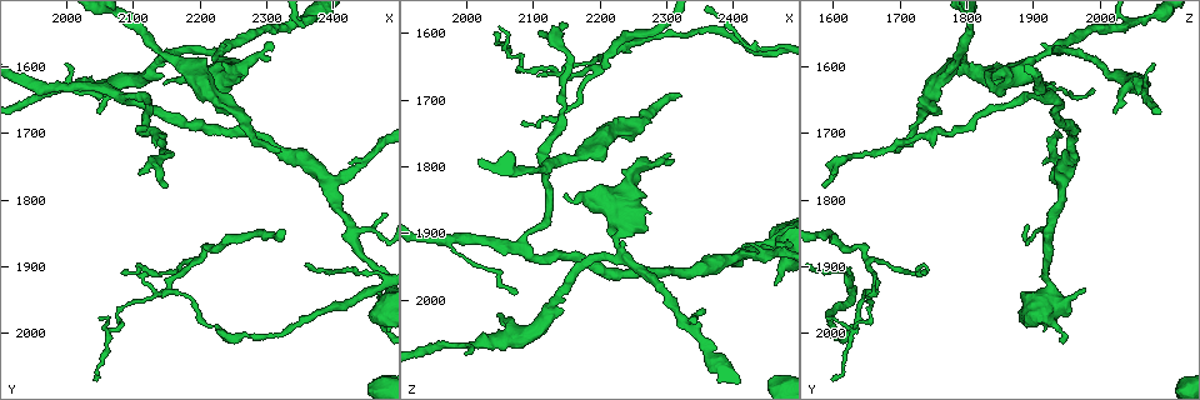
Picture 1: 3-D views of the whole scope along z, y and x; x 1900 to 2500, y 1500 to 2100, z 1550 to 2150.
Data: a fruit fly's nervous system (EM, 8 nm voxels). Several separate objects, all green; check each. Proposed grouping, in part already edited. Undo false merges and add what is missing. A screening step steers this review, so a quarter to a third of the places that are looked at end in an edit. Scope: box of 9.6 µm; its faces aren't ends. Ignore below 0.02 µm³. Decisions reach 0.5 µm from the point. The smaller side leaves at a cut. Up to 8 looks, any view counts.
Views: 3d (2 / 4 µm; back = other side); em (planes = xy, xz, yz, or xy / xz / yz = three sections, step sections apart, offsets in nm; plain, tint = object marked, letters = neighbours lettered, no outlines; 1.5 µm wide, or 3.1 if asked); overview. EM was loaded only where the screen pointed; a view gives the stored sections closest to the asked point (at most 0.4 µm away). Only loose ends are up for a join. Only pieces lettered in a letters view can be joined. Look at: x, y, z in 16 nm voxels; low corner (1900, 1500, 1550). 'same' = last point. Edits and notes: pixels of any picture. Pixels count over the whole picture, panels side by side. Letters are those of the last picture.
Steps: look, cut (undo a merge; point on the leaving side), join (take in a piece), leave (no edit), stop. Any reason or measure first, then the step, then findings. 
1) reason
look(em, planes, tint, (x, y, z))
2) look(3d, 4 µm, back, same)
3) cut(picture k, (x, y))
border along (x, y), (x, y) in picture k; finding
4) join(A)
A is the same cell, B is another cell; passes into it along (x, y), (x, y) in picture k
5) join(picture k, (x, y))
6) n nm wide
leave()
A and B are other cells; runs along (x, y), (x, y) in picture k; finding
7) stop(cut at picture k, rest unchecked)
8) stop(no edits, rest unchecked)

an open end
look(em, planes, tint, (2055, 1670, 2020))

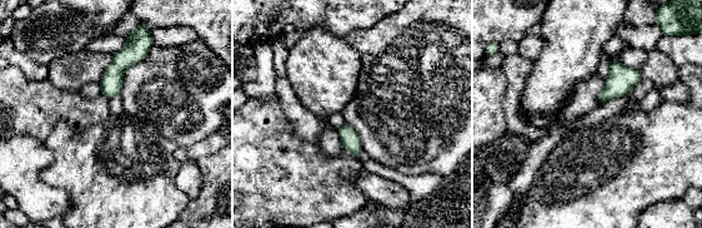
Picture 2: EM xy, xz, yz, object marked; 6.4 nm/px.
look(em, planes, letters, same)

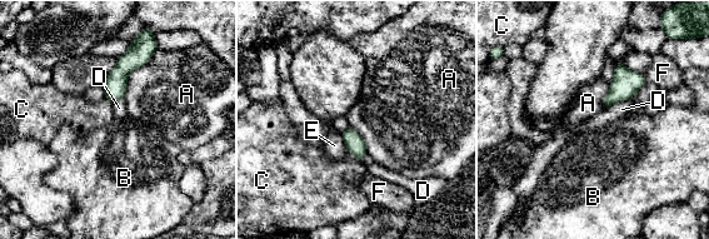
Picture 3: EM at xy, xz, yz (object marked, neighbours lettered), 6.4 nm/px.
leave()
A, B, C, D, E and F are other cells; border along (629, 98), (605, 108) in picture 3; none of them fits

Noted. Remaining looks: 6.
narrows sharply
look(em, xy, step 8, tint, (2275, 1685, 1720))

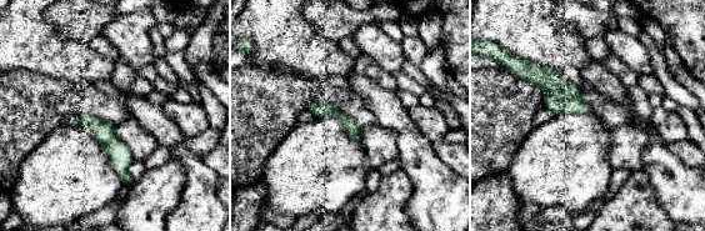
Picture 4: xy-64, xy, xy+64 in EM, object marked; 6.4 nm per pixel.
cut it another way
look(em, planes, tint, same)

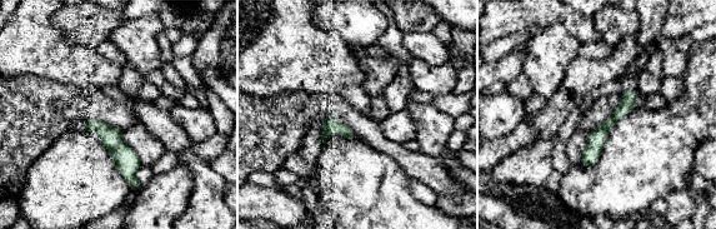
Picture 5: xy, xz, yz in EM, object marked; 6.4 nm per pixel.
look(em, planes, letters, same)

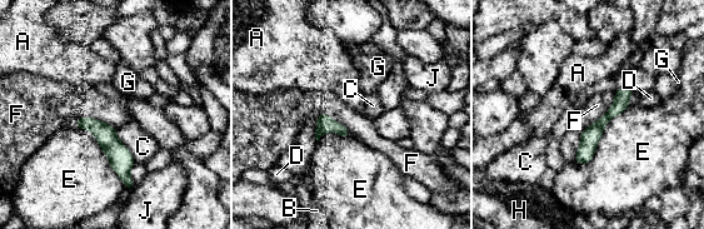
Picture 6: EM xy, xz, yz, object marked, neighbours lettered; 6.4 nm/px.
90 nm wide
leave()
A, B, C, D, E, F, G, H and J are other cells; runs along (628, 90), (589, 138), (580, 160) in picture 6; all the same cell

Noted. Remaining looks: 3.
arms part here
look(3d, 2 µm, (2235, 1575, 1930))

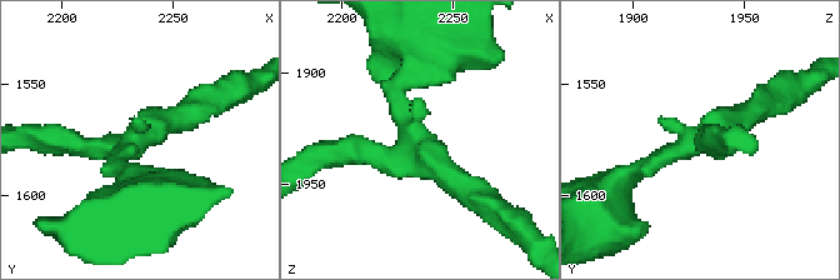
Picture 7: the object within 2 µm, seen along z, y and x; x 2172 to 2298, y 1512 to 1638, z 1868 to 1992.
look(em, planes, letters, (2232, 1577, 1932))

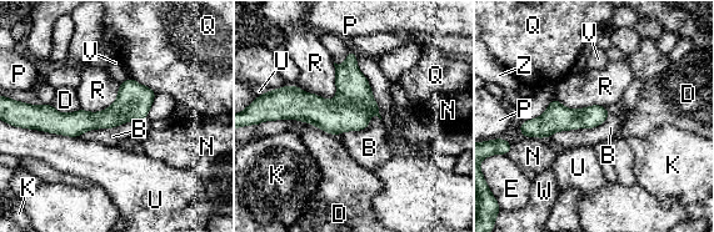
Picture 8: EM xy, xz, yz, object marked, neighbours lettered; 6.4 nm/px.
3 arms
leave()
B, D, E, K, N, P, Q, R, U, V, W and Z are other cells; border along (609, 114), (595, 126), (549, 137) in picture 8; all the same cell

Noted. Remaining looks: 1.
stop(no edits, rest unchecked)

